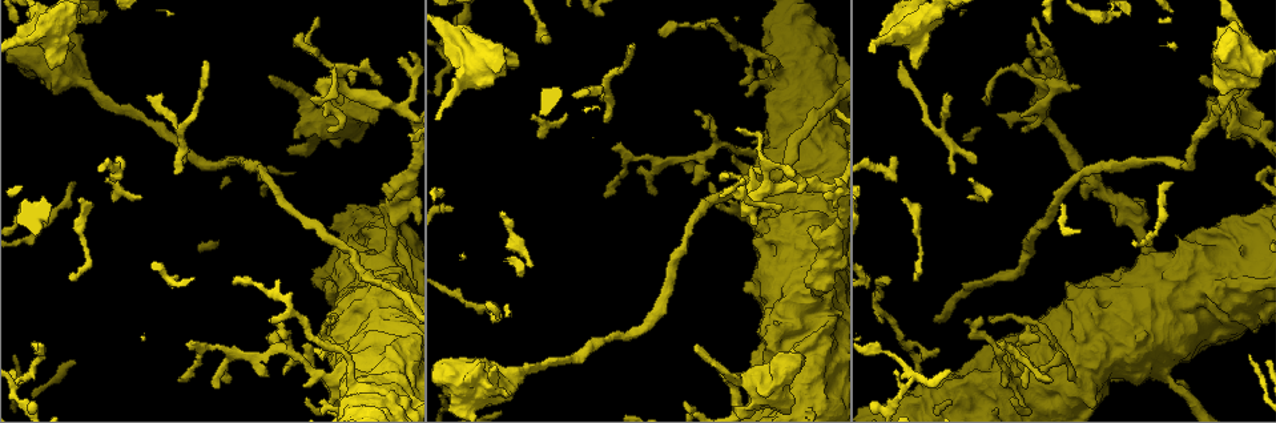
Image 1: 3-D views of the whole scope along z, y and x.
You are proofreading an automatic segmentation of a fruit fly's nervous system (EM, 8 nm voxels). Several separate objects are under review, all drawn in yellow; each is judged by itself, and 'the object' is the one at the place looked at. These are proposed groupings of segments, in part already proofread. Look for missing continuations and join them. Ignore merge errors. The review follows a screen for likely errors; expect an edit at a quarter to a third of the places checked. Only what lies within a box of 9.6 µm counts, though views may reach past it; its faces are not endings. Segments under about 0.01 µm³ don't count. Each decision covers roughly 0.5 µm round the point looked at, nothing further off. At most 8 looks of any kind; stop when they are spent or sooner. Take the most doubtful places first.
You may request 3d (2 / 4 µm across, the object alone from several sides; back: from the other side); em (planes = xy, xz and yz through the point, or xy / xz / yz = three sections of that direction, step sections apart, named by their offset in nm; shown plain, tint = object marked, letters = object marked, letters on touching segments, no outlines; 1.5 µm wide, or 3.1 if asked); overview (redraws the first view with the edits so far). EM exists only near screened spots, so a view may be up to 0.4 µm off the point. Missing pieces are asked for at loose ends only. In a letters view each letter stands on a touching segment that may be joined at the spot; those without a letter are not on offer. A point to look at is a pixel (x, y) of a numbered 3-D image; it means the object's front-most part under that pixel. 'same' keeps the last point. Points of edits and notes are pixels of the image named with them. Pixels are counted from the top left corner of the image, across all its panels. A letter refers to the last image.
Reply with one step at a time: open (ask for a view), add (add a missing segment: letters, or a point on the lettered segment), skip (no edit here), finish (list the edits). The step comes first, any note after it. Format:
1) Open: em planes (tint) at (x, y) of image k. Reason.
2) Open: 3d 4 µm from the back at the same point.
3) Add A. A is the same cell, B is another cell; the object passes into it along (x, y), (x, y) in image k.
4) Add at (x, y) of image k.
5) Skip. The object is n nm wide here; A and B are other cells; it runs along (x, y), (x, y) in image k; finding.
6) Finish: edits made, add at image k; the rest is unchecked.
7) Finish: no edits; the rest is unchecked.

Open: em planes (letters) at (805, 357) of image 1. Thick end.

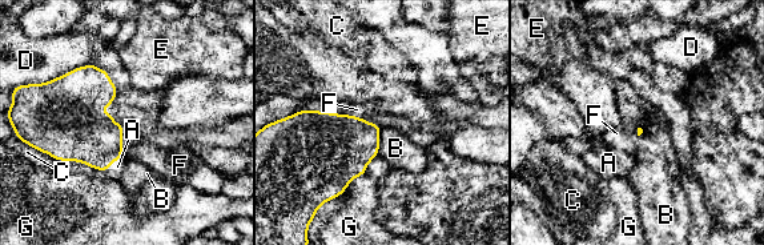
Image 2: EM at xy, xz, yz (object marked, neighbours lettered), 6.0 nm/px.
Add A. The longest contact is with D, 300 nm; A is the same cell, B, C, D, E, F and G are other cells; it goes on there.

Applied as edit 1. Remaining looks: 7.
Open: em planes (letters) at (79, 36) of image 1. Free end.

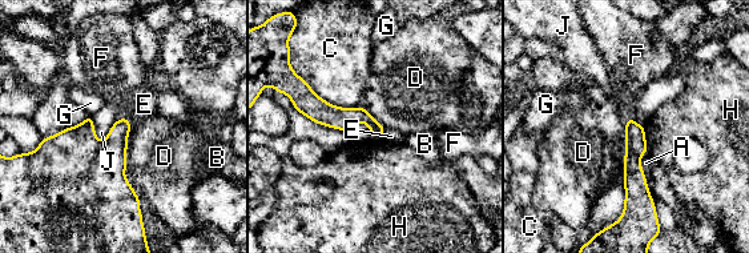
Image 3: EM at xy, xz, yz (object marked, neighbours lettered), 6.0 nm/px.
Skip. A, B, C, D, E, F, G, H and J are other cells; a border runs along (121, 117), (103, 140), (96, 137) in image 3; no lettered segment goes on from it.

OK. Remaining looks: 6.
Open: 3d 2 µm at (188, 344) of image 1. Tapers out.

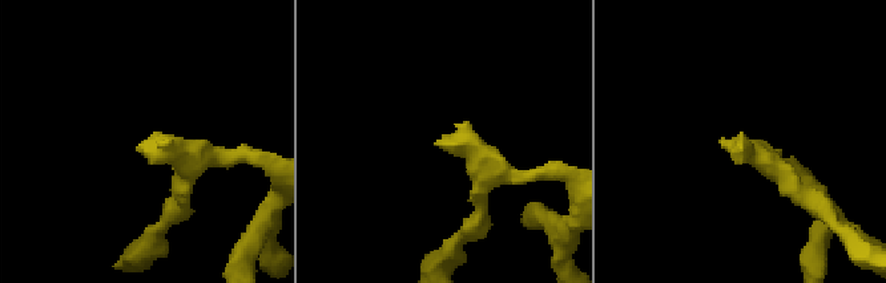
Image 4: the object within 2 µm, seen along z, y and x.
Open: em planes (letters) at (143, 143) of image 4.

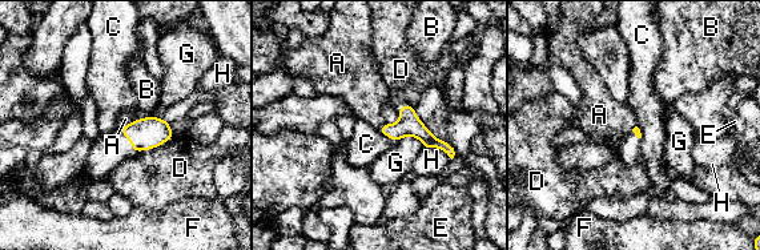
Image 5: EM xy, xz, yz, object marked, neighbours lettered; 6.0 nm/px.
Skip. The longest contact is with D, 240 nm; A, B, C, D, E, F, G and H are other cells; a border runs along (133, 119), (117, 129) in image 5; no lettered segment goes on from it.

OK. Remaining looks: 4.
Finish: edits made, add at image 2; the rest is unchecked.

